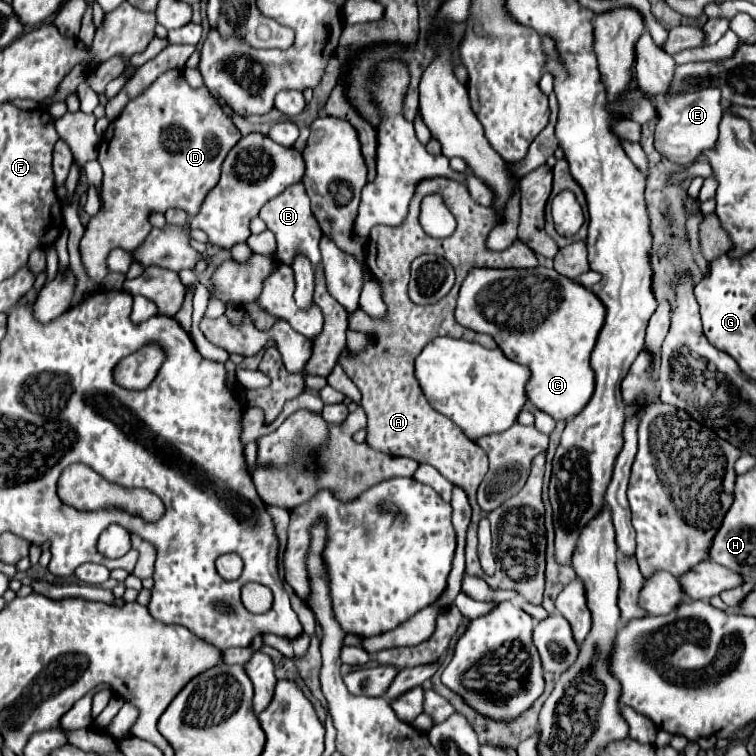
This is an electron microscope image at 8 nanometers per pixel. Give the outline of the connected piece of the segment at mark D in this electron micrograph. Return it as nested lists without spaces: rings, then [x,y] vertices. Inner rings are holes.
[[[166,71],[166,73],[160,75],[142,95],[130,99],[130,101],[126,103],[126,107],[122,109],[122,113],[110,123],[108,131],[104,133],[104,137],[102,137],[102,141],[100,141],[100,149],[98,149],[98,161],[100,161],[100,165],[102,165],[102,169],[104,169],[104,183],[102,183],[104,209],[100,209],[100,213],[90,219],[90,223],[88,223],[86,231],[84,231],[84,237],[82,237],[82,241],[80,241],[80,255],[82,255],[82,263],[84,263],[86,271],[88,271],[88,275],[90,275],[96,283],[100,283],[100,281],[106,277],[106,273],[108,273],[108,271],[106,271],[106,257],[108,257],[108,253],[110,253],[112,249],[120,247],[120,249],[134,251],[134,249],[146,239],[148,233],[150,233],[150,221],[148,221],[148,217],[150,217],[152,213],[166,213],[168,209],[176,207],[176,209],[184,209],[190,217],[194,217],[194,215],[200,211],[200,205],[202,205],[204,197],[208,195],[208,191],[218,183],[220,167],[222,167],[224,157],[226,157],[228,151],[240,141],[240,137],[242,137],[242,135],[240,135],[240,131],[234,127],[232,119],[220,109],[220,105],[218,105],[216,99],[208,93],[208,89],[206,89],[206,87],[202,87],[202,89],[192,89],[192,87],[184,81],[184,77],[182,77],[180,71]]]

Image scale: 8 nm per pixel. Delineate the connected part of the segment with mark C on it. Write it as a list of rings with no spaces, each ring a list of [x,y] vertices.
[[[474,267],[460,287],[454,315],[460,325],[488,333],[508,359],[530,369],[526,397],[540,411],[560,421],[578,415],[590,401],[594,391],[590,353],[606,311],[582,285],[546,267]]]

